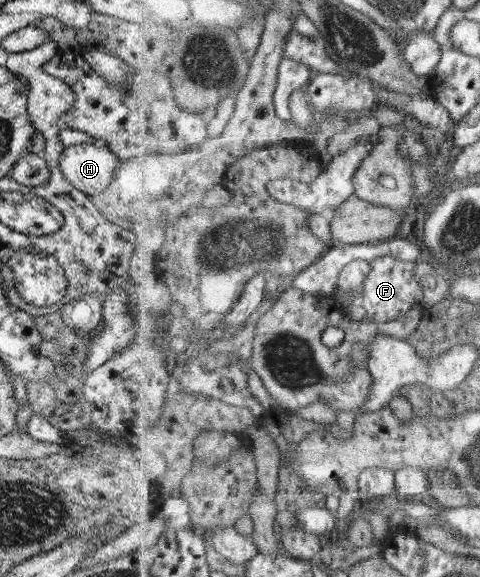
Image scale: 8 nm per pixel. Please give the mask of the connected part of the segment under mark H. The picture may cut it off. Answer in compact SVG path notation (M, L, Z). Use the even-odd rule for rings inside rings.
M86 142L63 146L58 160L59 170L65 179L68 180L68 183L89 197L102 192L108 186L119 162L120 160L117 158L117 155L112 153L106 145L95 147L93 144Z

